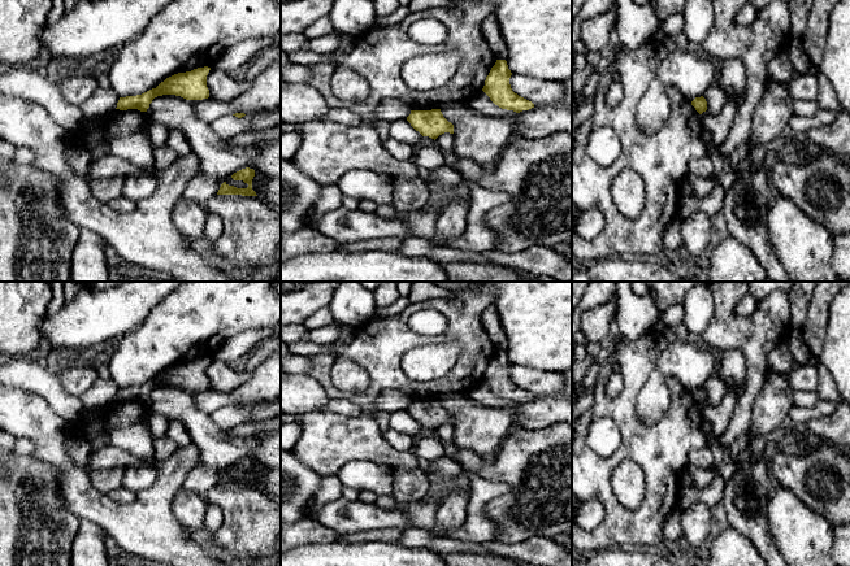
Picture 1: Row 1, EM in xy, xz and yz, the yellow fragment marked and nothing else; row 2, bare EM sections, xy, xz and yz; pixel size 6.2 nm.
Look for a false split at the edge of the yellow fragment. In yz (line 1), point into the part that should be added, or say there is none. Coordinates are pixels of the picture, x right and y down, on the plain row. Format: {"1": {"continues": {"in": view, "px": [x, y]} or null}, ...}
{"1": {"continues": null}}

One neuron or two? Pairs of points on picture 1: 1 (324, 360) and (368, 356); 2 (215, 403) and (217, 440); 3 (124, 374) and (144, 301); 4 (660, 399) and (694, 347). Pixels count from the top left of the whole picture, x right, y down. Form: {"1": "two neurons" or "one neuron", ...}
{"1": "one neuron", "2": "two neurons", "3": "two neurons", "4": "one neuron"}

